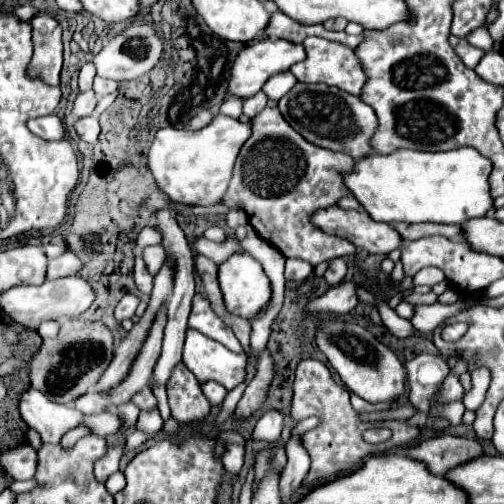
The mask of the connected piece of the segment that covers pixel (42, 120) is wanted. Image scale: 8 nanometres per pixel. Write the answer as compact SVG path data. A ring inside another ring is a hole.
M47 115L47 117L37 117L37 119L29 119L27 127L33 135L41 137L41 139L63 139L63 123L57 115Z

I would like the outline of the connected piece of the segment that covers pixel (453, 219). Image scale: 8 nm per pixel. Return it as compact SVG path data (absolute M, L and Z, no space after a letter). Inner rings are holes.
M459 147L445 153L425 153L397 149L389 155L367 155L357 159L351 173L343 175L345 187L361 207L377 221L395 223L455 223L461 225L475 217L485 217L493 199L487 177L491 163L473 147Z

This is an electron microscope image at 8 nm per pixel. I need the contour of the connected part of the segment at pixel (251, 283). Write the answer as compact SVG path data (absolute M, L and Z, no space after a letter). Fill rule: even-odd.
M245 251L233 253L219 265L219 285L225 299L225 307L251 319L271 299L271 283L261 263Z

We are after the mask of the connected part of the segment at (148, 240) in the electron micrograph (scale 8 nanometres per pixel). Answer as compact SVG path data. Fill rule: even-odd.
M145 227L139 235L137 235L137 239L135 239L135 251L137 253L141 253L145 247L149 247L149 245L157 245L161 239L159 239L161 235L153 229L153 227Z

